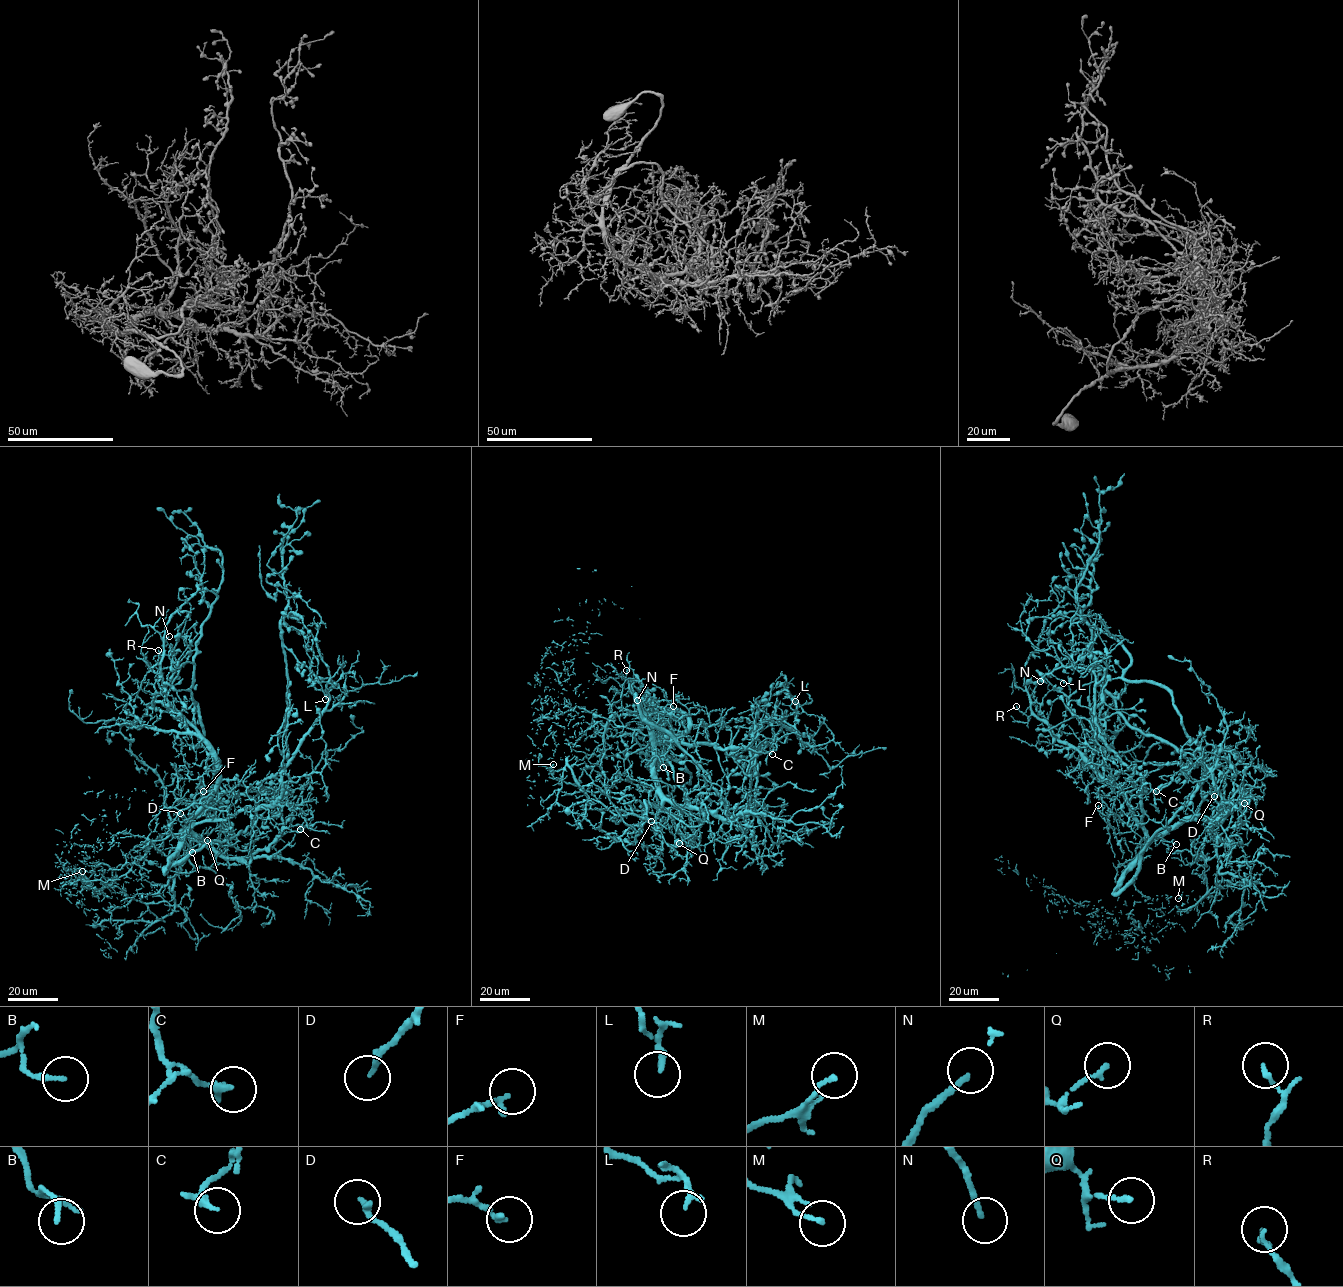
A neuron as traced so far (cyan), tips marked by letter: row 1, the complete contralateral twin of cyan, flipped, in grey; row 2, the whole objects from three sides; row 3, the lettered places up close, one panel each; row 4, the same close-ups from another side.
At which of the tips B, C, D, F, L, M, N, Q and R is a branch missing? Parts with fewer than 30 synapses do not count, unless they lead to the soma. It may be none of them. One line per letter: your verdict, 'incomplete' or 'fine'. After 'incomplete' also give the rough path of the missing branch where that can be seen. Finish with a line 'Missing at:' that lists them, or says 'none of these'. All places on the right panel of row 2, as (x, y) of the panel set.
B: fine
C: fine
D: fine
F: fine
L: fine
M: fine
N: incomplete | (1040, 681), (1049, 676), (1049, 680), (1052, 678), (1054, 672), (1047, 667)
Q: fine
R: fine
Missing at: N

